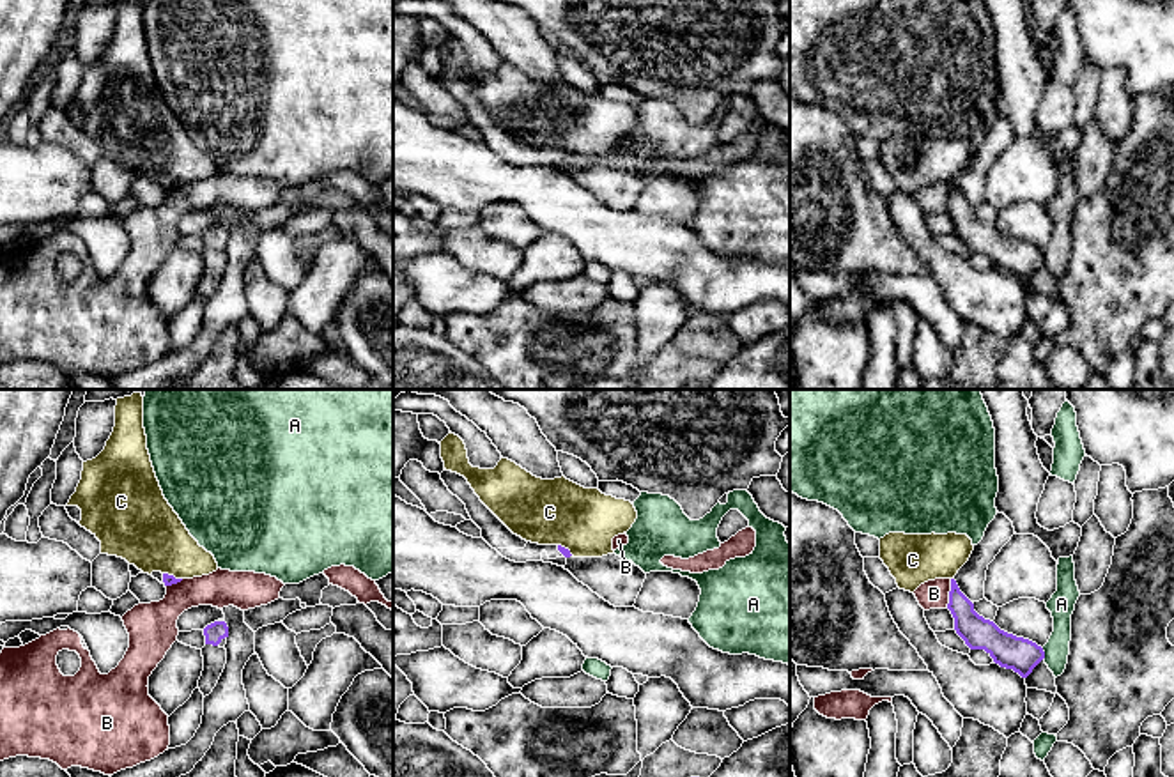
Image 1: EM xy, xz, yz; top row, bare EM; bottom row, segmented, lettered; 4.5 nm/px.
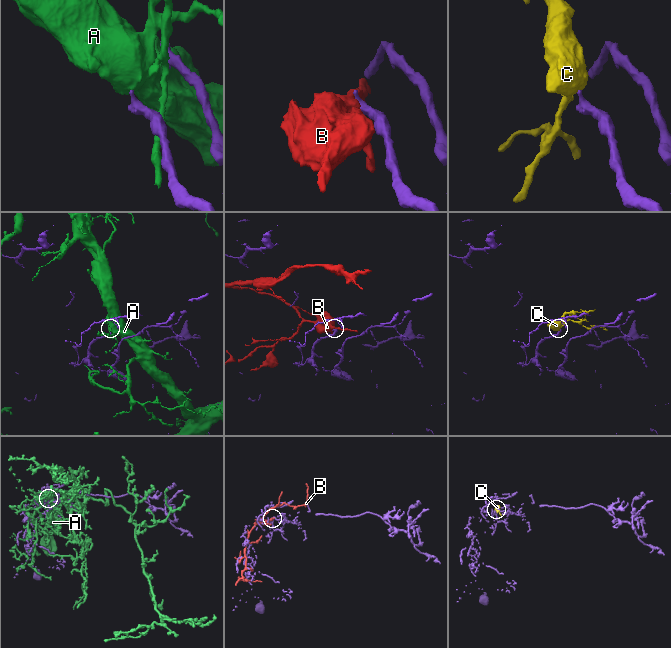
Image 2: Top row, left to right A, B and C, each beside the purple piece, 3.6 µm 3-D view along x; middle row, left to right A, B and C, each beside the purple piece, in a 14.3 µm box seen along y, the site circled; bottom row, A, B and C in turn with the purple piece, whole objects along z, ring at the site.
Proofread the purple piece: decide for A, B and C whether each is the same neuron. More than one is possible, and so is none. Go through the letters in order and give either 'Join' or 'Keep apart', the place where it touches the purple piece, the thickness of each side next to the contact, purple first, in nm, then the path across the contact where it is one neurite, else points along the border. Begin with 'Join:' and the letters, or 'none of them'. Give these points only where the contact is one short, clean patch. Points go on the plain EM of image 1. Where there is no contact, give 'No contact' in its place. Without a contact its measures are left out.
Join: none of them
A: Keep apart. Touches purple at yz (1043, 257). Thickness 160 nm (purple) against 120 nm
B: Keep apart. Touches purple at yz (950, 197). Thickness 140 nm (purple) against 130 nm
C: Keep apart. Touches purple at xy (172, 179). Thickness 50 nm (purple) against 320 nm. Boundary: xy (163, 176), (181, 183)

